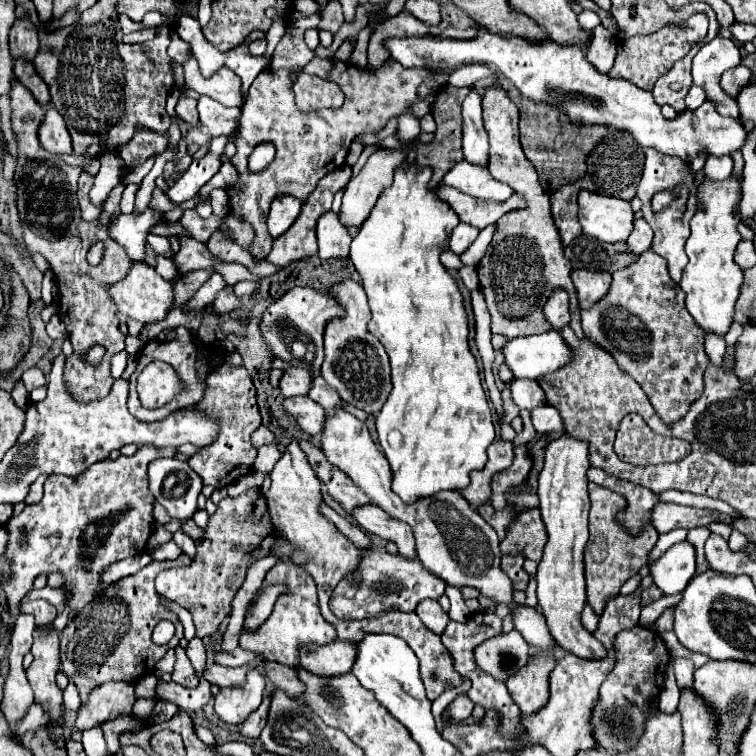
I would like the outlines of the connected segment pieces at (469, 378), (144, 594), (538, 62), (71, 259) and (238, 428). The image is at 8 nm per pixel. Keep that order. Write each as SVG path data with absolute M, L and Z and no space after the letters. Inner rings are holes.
M400 166L396 170L392 186L382 192L380 200L376 202L370 216L362 224L358 236L350 244L350 258L352 258L356 270L362 278L362 286L364 286L366 294L368 294L368 300L370 300L372 320L368 324L368 330L384 346L384 350L390 358L390 366L392 366L392 392L390 392L386 404L382 406L382 410L376 414L376 432L378 432L378 442L382 444L382 452L390 462L392 492L398 494L404 504L414 504L416 500L426 498L426 496L434 496L436 492L442 492L442 490L452 490L454 484L470 484L470 472L472 470L482 470L486 466L486 448L494 440L492 412L490 412L484 388L480 384L480 372L478 372L476 360L474 360L474 356L468 348L468 318L466 318L466 312L464 312L462 294L458 290L456 280L440 264L440 254L448 248L448 228L454 228L458 222L460 220L458 220L456 212L452 212L452 208L448 208L448 204L442 204L442 200L438 200L436 192L428 192L428 172L416 172L416 168L412 168L412 166L408 170L402 170L402 166Z
M186 554L168 562L154 560L136 574L106 586L92 604L70 618L68 626L60 632L60 666L62 672L76 684L82 704L88 702L88 694L98 684L108 680L138 682L146 674L152 674L156 662L166 654L166 650L178 646L182 638L182 624L178 616L162 604L154 590L154 578L166 568L188 566L190 562L192 560ZM160 620L170 620L176 626L174 638L164 646L156 646L152 642L152 630Z
M486 32L474 40L440 40L434 36L424 38L386 38L384 48L404 68L436 68L446 64L458 68L464 64L494 66L504 78L508 78L530 100L544 100L556 104L572 116L572 120L584 120L584 124L608 124L614 130L630 132L642 148L656 148L668 156L692 160L700 148L708 154L724 156L740 150L748 132L740 120L724 118L716 112L716 106L706 100L698 110L680 112L674 120L666 120L660 114L660 106L650 92L600 74L584 56L580 48L564 48L552 40L548 44L528 44L516 36L492 36Z
M14 80L12 92L12 130L18 144L16 152L16 206L20 212L20 224L24 230L24 250L26 254L40 252L52 266L58 290L60 290L60 308L58 316L68 328L68 338L74 346L74 354L66 358L66 380L72 388L72 394L78 400L92 402L104 398L114 378L110 376L110 358L124 350L124 336L118 330L118 308L114 300L108 294L108 286L116 284L126 278L128 270L132 268L132 260L128 258L124 246L120 246L116 240L112 240L108 226L102 226L100 222L86 222L80 214L78 204L78 176L82 168L70 166L62 160L58 154L46 152L38 142L38 126L44 120L44 108L32 100L32 94ZM50 240L54 242L50 250ZM96 242L106 242L106 256L98 266L90 266L86 262L88 248ZM92 346L104 346L106 354L98 364L90 364L86 360L86 354Z
M220 364L206 380L206 392L204 398L198 402L198 408L214 416L220 424L220 438L210 444L208 448L202 448L198 454L190 458L190 466L198 472L198 476L204 480L204 484L210 486L228 486L236 478L248 474L256 460L256 448L250 442L250 434L260 426L260 412L256 402L256 388L252 384L250 374L244 366L236 368L230 364Z

